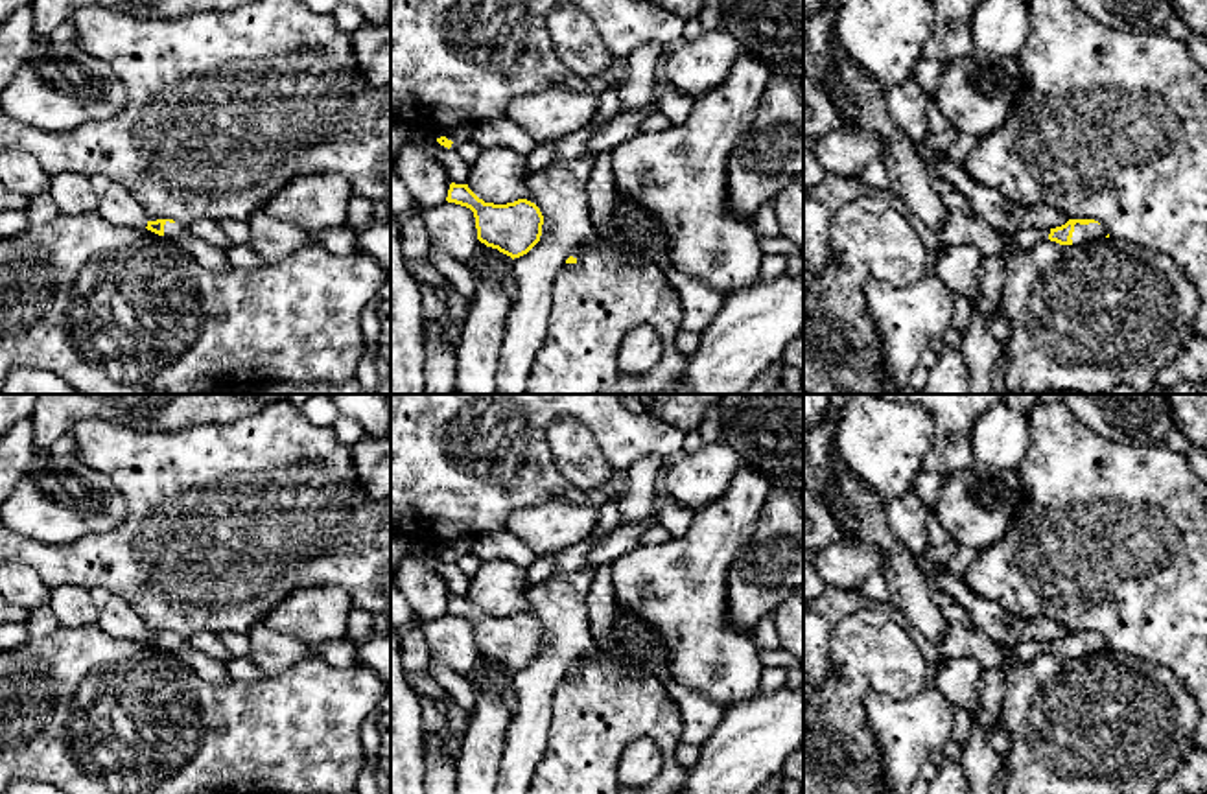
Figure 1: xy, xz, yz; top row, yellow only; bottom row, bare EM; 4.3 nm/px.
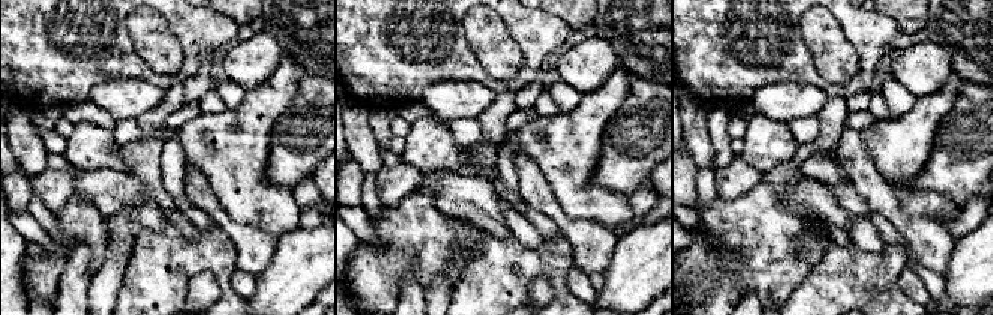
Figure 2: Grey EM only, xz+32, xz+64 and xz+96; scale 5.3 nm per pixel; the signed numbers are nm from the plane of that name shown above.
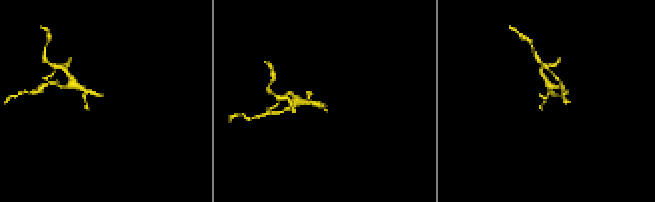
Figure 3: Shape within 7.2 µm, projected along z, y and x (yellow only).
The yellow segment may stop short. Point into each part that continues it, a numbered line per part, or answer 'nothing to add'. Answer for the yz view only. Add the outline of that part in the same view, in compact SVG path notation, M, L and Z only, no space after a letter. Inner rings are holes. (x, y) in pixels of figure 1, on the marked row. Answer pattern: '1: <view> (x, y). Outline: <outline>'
1: yz (1082, 234). Outline: M1076 223L1071 239L1074 245L1084 245L1084 243L1089 243L1093 239L1102 239L1106 236L1107 236L1107 230L1098 223L1089 223L1089 225Z

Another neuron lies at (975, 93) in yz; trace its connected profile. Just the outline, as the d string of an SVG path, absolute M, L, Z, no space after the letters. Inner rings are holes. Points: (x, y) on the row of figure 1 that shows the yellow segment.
M975 50L945 63L932 98L951 125L982 138L1004 125L1023 87L1017 57Z

